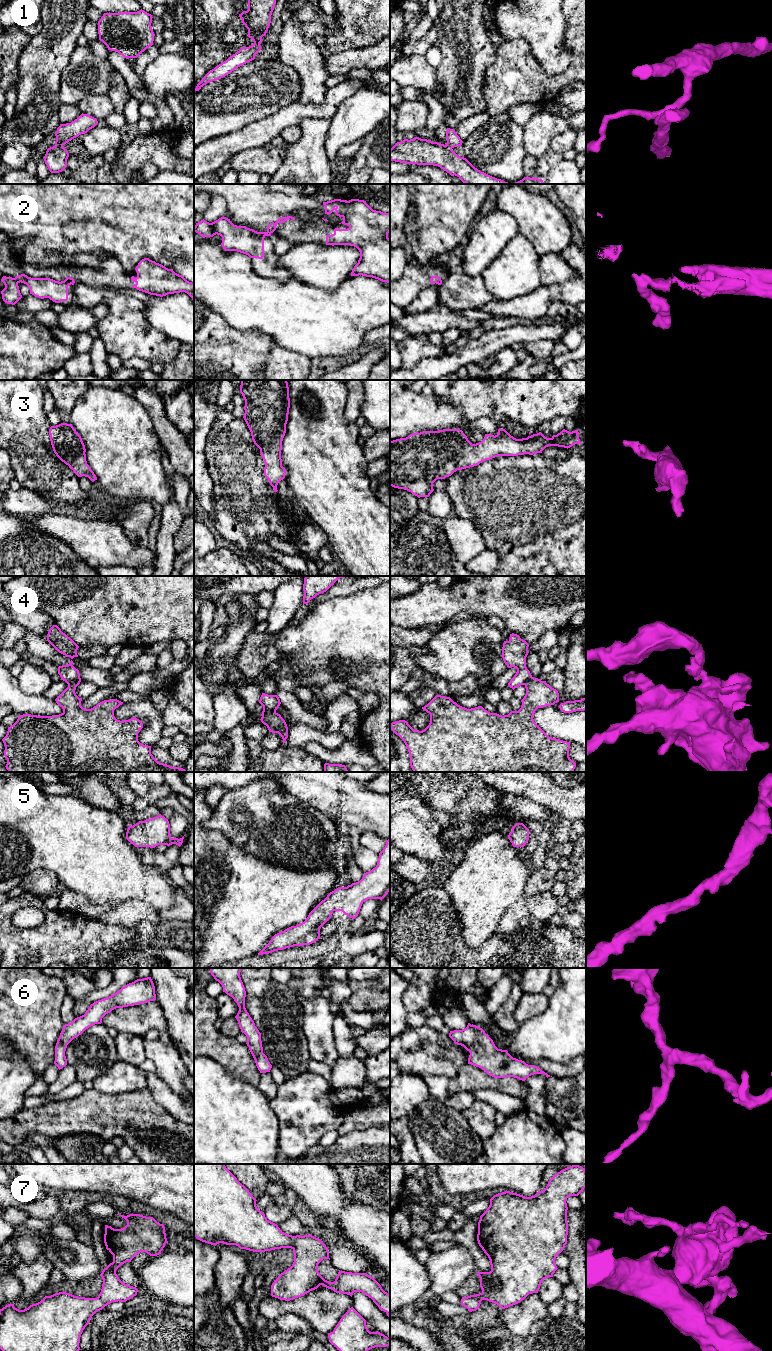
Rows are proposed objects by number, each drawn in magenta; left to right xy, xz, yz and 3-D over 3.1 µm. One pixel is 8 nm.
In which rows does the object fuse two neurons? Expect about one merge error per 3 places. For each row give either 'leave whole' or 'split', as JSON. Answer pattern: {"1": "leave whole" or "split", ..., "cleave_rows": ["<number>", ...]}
{"1": "split", "2": "split", "3": "leave whole", "4": "split", "5": "leave whole", "6": "leave whole", "7": "leave whole", "cleave_rows": ["1", "2", "4"]}

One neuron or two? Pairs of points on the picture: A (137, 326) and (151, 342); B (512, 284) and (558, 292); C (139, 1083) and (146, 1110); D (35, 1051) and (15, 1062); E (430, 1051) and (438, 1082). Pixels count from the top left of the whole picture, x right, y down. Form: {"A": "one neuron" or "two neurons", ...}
{"A": "one neuron", "B": "two neurons", "C": "two neurons", "D": "two neurons", "E": "two neurons"}

